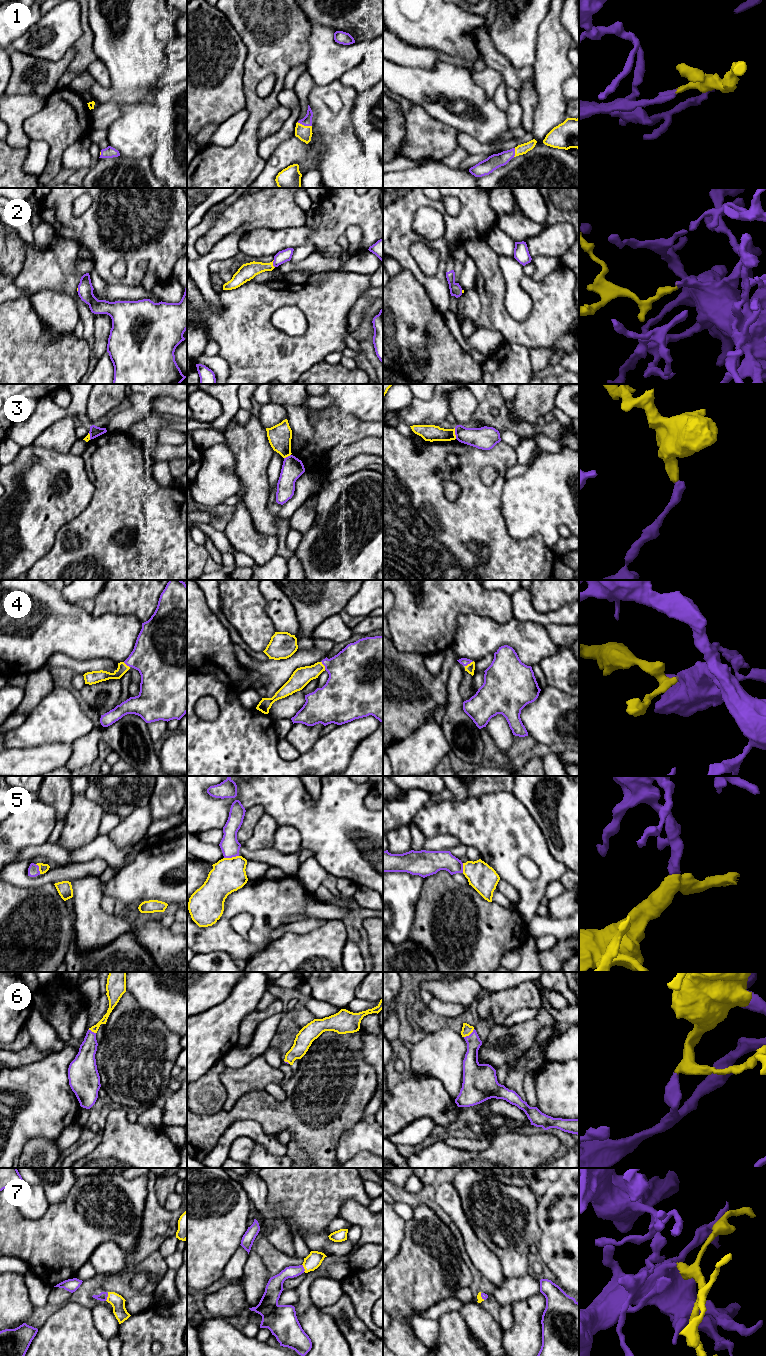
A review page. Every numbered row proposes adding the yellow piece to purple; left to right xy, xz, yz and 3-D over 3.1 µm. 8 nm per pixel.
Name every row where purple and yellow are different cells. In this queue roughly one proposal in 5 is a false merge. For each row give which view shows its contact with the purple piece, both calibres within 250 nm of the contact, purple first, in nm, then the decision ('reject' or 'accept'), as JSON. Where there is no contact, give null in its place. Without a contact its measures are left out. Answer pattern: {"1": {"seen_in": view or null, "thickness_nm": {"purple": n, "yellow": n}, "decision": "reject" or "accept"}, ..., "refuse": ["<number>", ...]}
{"1": {"seen_in": "xz", "thickness_nm": {"purple": 80, "yellow": 120}, "decision": "accept"}, "2": {"seen_in": "xz", "thickness_nm": {"purple": 100, "yellow": 140}, "decision": "accept"}, "3": {"seen_in": "yz", "thickness_nm": {"purple": 190, "yellow": 130}, "decision": "reject"}, "4": {"seen_in": "xz", "thickness_nm": {"purple": 400, "yellow": 150}, "decision": "accept"}, "5": {"seen_in": "xz", "thickness_nm": {"purple": 150, "yellow": 280}, "decision": "accept"}, "6": {"seen_in": "yz", "thickness_nm": {"purple": 130, "yellow": 80}, "decision": "accept"}, "7": {"seen_in": "xy", "thickness_nm": {"purple": 70, "yellow": 110}, "decision": "accept"}, "refuse": ["3"]}

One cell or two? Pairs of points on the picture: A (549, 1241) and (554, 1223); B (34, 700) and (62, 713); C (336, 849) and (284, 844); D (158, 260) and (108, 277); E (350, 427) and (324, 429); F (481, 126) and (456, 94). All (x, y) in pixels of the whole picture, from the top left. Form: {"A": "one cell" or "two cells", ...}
{"A": "one cell", "B": "two cells", "C": "two cells", "D": "one cell", "E": "one cell", "F": "one cell"}

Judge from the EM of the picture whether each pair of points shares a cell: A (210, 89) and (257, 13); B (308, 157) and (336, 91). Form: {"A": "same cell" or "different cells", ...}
{"A": "different cells", "B": "different cells"}

